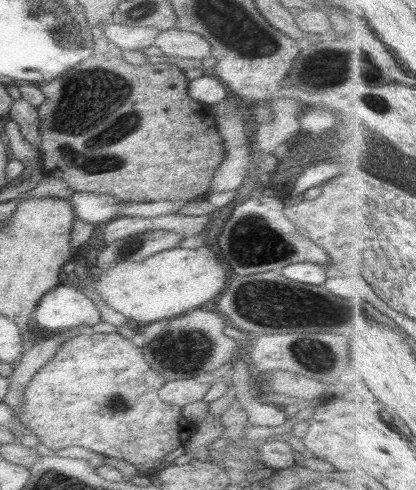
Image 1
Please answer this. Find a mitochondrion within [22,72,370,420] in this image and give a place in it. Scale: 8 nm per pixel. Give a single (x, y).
(77, 119)

